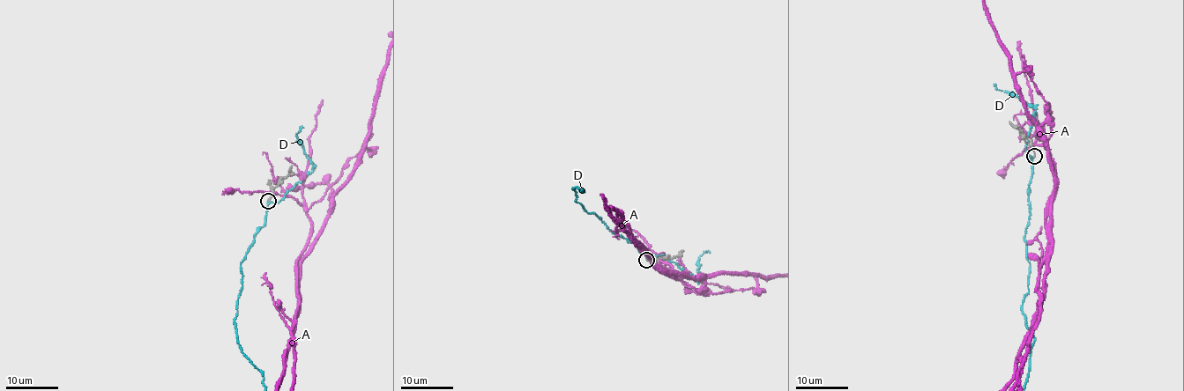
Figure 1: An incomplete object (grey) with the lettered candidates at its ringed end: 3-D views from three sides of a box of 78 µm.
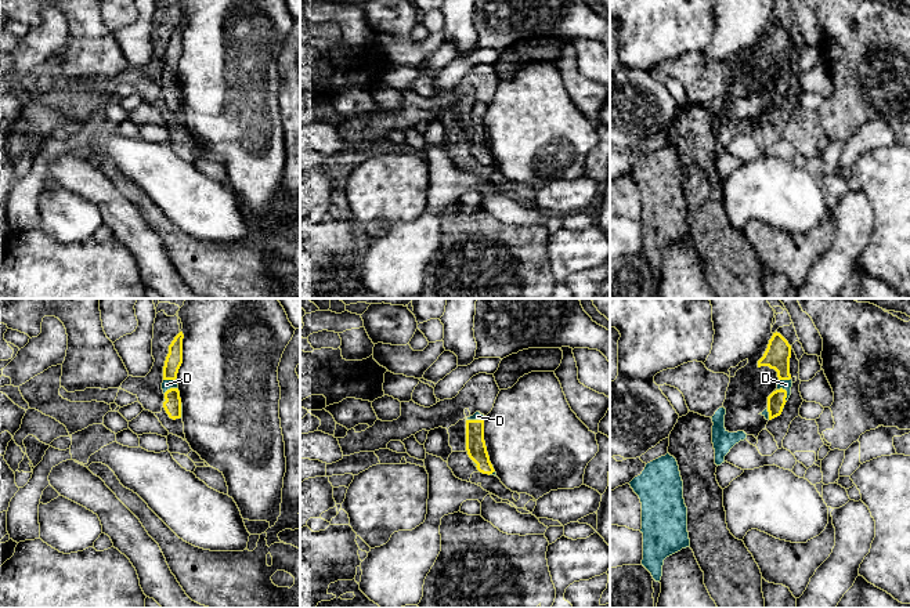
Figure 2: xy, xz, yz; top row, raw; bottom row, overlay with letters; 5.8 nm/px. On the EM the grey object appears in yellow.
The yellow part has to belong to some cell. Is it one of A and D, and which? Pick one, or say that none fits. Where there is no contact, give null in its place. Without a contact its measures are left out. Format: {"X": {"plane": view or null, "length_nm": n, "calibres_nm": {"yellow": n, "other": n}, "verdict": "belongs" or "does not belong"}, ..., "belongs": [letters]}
{"A": {"plane": null, "verdict": "does not belong"}, "D": {"plane": "yz", "length_nm": 100, "calibres_nm": {"yellow": 110, "other": 60}, "verdict": "belongs"}, "belongs": ["D"]}

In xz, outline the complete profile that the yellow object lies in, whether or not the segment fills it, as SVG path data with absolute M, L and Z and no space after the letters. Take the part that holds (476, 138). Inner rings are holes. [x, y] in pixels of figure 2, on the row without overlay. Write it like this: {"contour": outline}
{"contour": "M480 102L466 109L466 141L480 163L496 167L484 131L484 111Z"}

